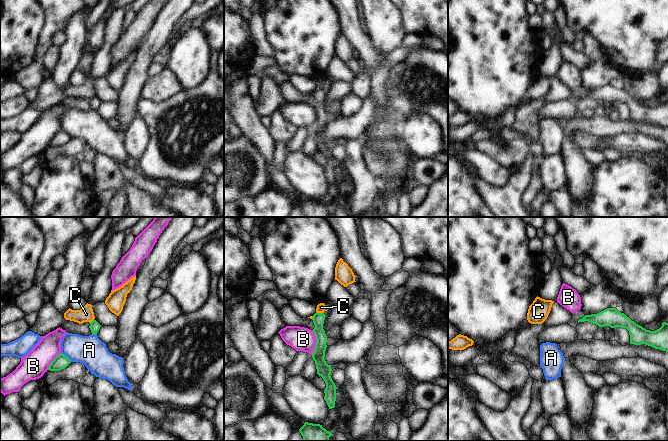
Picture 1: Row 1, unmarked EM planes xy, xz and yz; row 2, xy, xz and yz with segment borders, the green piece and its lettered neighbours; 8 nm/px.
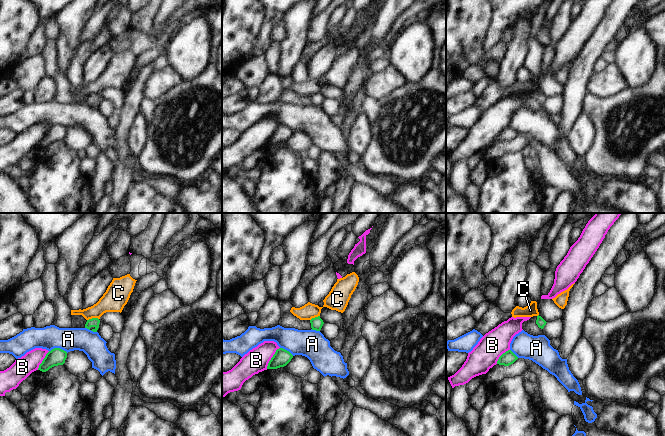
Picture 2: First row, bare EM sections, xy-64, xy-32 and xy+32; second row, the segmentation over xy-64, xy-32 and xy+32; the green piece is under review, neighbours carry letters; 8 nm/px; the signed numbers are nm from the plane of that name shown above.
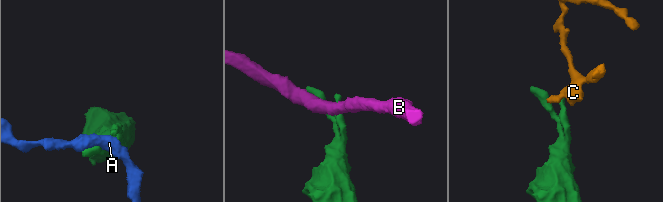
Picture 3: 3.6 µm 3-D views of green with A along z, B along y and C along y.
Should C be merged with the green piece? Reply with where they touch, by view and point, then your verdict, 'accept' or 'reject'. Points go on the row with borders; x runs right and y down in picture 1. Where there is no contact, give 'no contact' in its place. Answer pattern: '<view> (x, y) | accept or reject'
xz (320, 313) | reject

